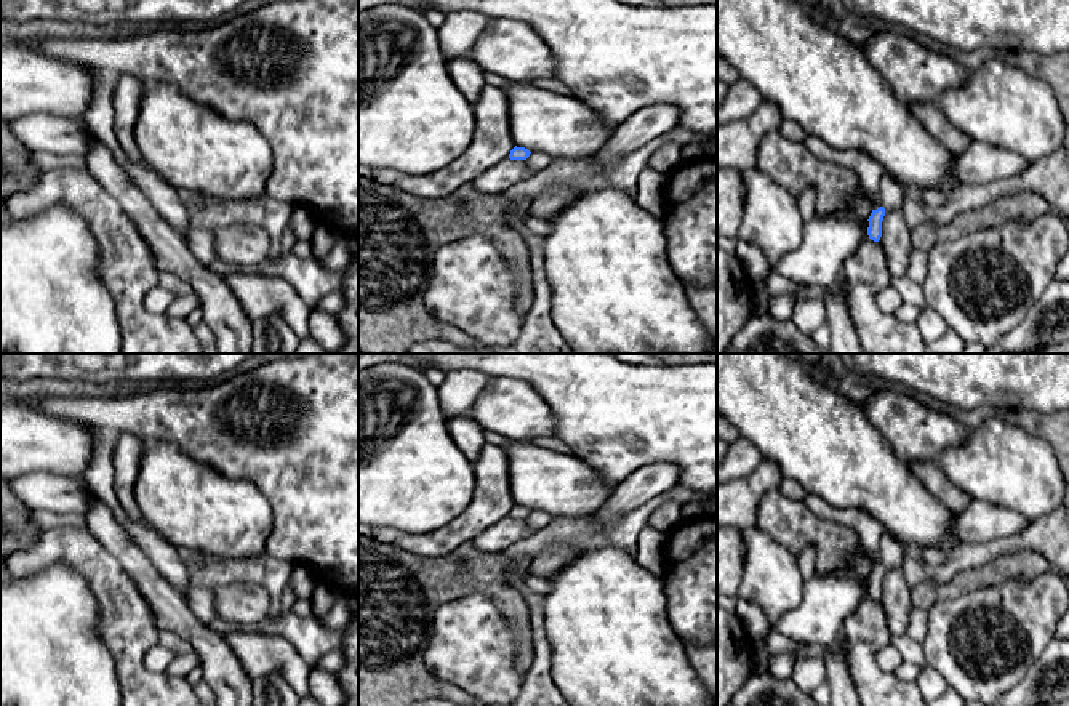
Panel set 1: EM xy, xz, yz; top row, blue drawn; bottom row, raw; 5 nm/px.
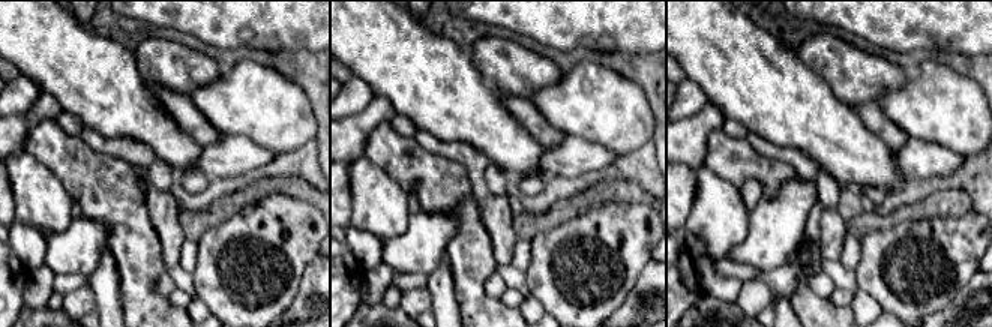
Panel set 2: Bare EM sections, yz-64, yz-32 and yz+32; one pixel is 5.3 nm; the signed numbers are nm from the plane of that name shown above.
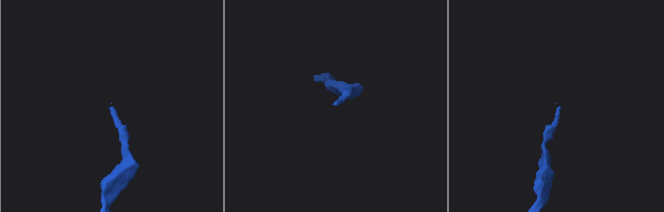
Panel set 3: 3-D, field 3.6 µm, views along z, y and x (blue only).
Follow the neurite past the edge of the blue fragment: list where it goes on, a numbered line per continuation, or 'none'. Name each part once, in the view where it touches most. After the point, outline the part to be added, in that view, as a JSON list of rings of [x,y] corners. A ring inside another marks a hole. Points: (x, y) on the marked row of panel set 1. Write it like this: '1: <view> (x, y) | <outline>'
1: yz (869, 173) | [[[807,136],[803,142],[815,157],[851,170],[858,176],[863,191],[871,197],[872,210],[882,207],[880,181],[885,170],[880,163],[861,150],[835,149],[816,136]]]

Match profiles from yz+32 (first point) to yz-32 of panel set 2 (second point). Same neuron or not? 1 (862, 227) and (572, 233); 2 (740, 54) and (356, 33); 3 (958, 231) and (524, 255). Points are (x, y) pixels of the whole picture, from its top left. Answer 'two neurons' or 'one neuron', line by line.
1: two neurons
2: one neuron
3: two neurons

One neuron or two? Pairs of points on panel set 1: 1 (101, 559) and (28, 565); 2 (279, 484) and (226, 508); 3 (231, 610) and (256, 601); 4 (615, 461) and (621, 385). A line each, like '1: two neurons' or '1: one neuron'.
1: one neuron
2: two neurons
3: one neuron
4: one neuron

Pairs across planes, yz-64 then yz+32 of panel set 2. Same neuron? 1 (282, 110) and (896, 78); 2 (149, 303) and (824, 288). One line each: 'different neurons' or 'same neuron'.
1: different neurons
2: different neurons

